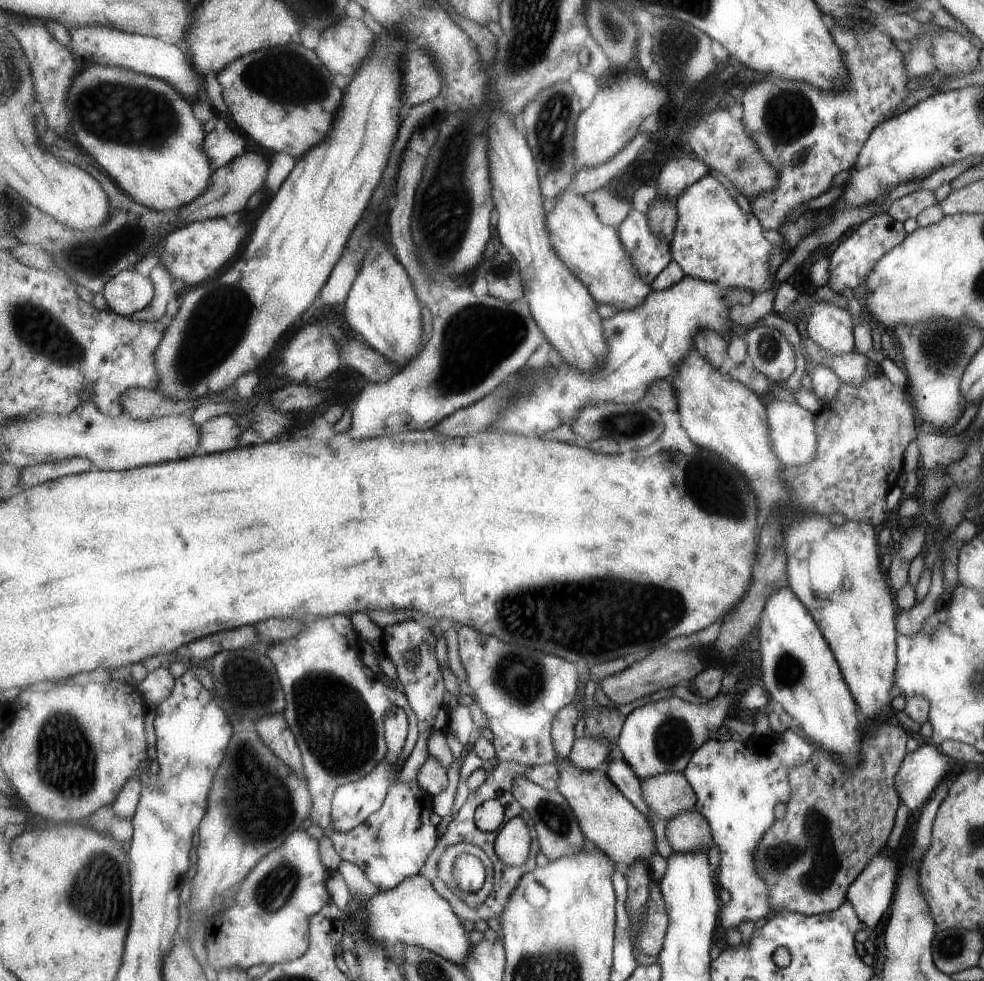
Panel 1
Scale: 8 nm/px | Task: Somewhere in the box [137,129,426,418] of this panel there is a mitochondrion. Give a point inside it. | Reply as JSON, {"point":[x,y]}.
{"point":[240,295]}

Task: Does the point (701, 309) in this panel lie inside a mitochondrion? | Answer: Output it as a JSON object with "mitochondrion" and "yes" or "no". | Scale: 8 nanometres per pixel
{"mitochondrion":"no"}

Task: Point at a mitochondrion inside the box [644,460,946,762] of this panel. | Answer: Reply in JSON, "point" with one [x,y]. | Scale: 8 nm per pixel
{"point":[788,671]}

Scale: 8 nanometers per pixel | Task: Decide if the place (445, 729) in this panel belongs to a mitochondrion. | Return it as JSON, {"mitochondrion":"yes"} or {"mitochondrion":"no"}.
{"mitochondrion":"no"}

